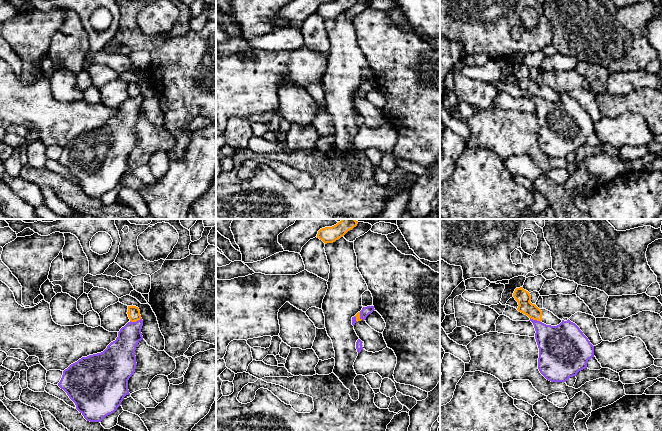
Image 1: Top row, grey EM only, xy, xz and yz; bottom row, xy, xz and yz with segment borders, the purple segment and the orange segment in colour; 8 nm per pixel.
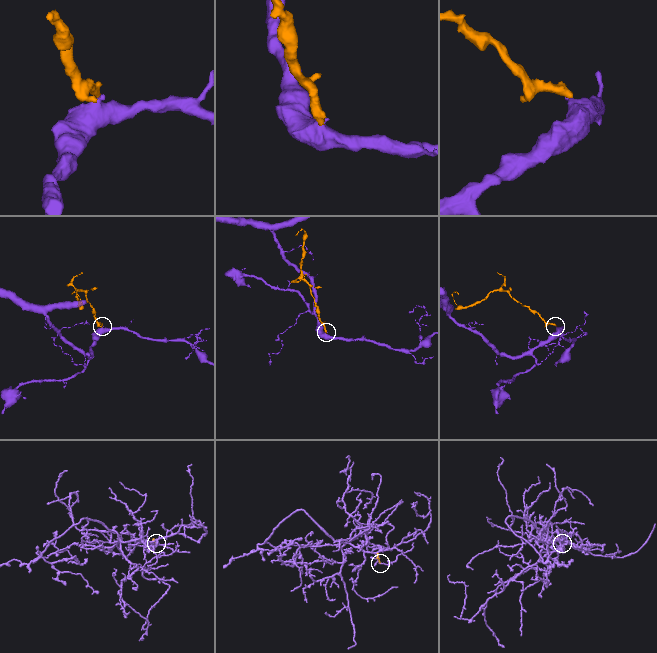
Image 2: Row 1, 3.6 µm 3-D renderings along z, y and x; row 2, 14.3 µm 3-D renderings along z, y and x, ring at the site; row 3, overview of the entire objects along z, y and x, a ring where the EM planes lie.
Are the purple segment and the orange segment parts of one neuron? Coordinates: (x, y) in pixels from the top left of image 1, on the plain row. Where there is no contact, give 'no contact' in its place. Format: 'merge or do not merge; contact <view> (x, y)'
do not merge; contact xy (136, 97)

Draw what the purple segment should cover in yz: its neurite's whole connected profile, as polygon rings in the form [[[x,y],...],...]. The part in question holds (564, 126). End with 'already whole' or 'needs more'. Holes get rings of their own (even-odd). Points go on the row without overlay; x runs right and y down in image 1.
[[[569,95],[557,102],[546,101],[540,97],[530,96],[535,104],[535,115],[539,124],[538,145],[551,158],[566,158],[570,153],[587,144],[587,138],[594,133],[594,122],[580,104]]]; already whole

